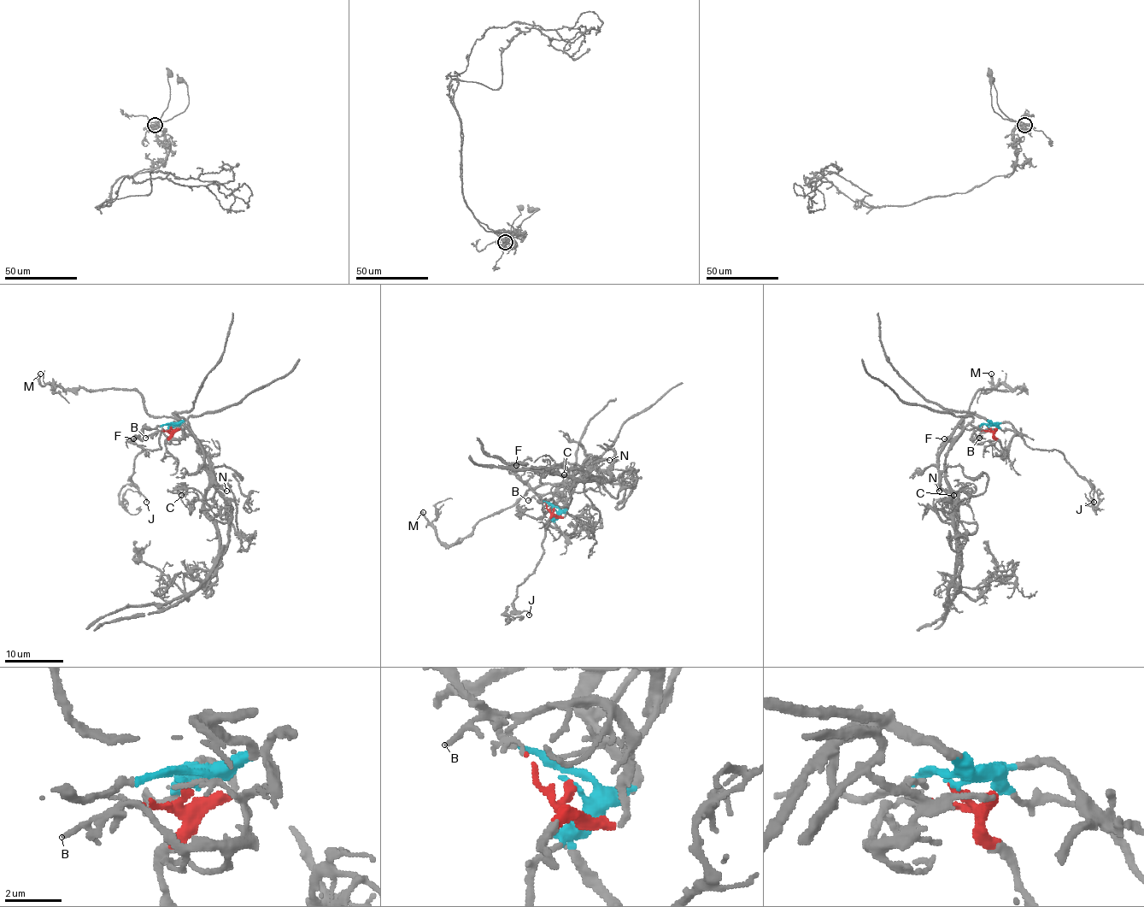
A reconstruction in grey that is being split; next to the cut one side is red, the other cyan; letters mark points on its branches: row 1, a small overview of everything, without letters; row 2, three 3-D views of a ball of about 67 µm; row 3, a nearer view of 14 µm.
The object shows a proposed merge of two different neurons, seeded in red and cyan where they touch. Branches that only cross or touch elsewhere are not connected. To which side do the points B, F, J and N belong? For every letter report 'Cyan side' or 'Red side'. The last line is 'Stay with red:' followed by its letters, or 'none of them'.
B: Red side
F: Cyan side
J: Cyan side
N: Cyan side
Stay with red: B

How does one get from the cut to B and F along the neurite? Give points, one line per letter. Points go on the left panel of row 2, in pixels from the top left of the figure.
B: (171, 427), (144, 438)
F: (171, 427), (158, 424), (152, 429), (144, 429), (138, 435), (142, 440), (137, 436), (132, 439)

